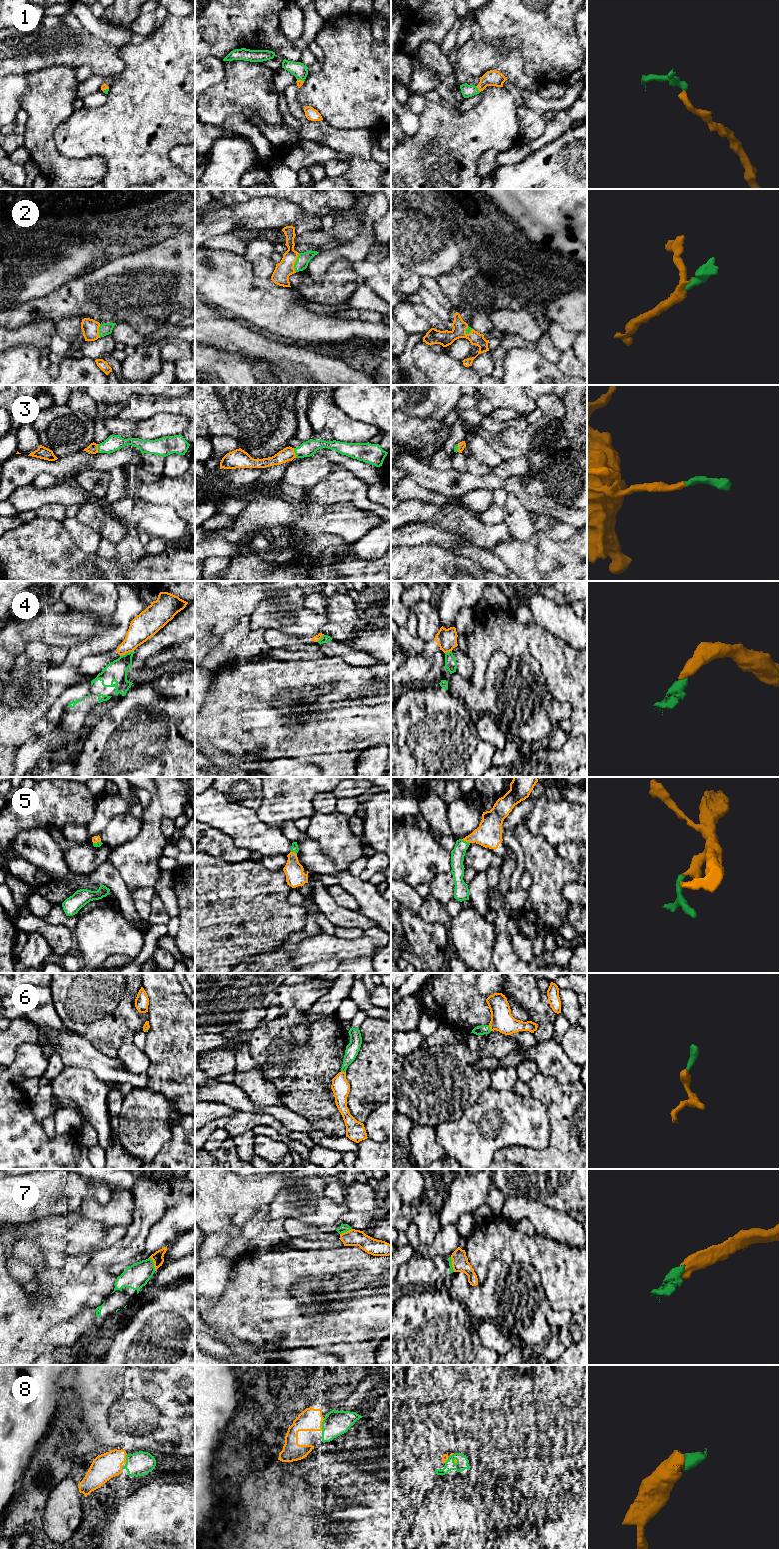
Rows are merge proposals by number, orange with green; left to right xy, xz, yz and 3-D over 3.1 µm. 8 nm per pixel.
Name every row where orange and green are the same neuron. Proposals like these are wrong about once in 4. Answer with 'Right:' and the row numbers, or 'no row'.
Right: 1, 2, 3, 5, 6, 7, 8

